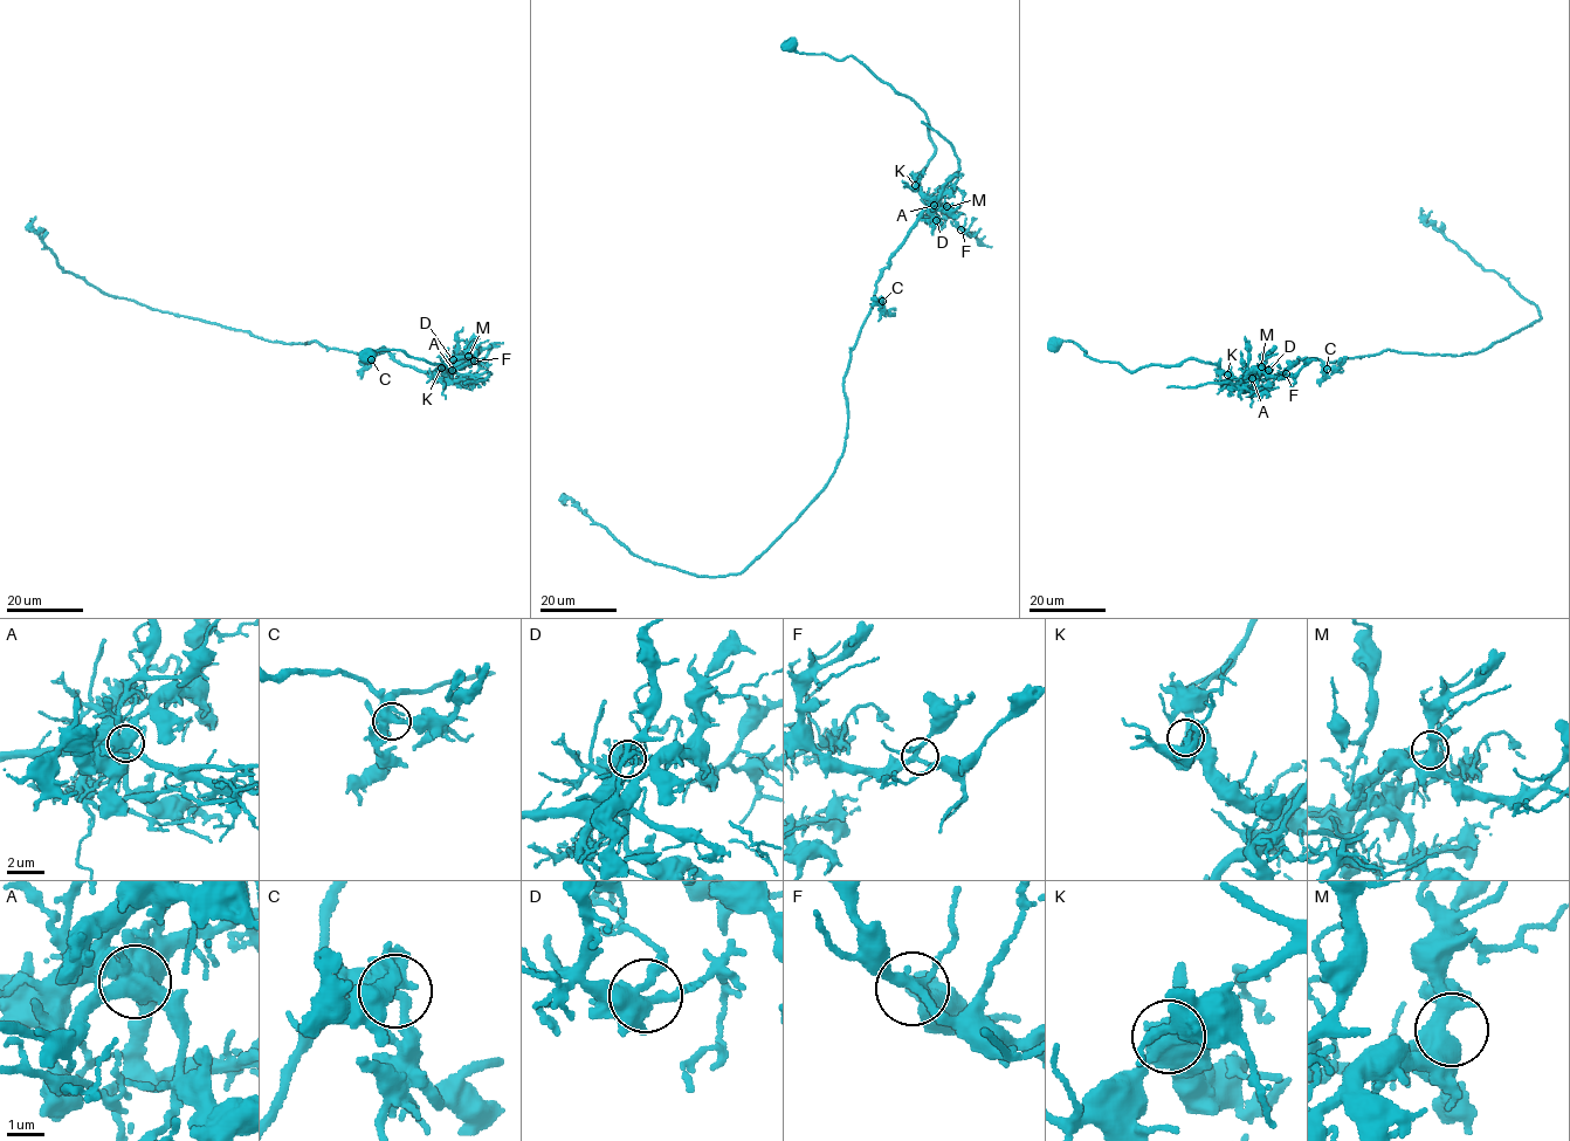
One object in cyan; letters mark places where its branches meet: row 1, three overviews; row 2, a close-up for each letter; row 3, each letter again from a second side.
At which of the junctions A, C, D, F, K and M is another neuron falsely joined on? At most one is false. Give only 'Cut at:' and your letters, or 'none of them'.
Cut at: A

